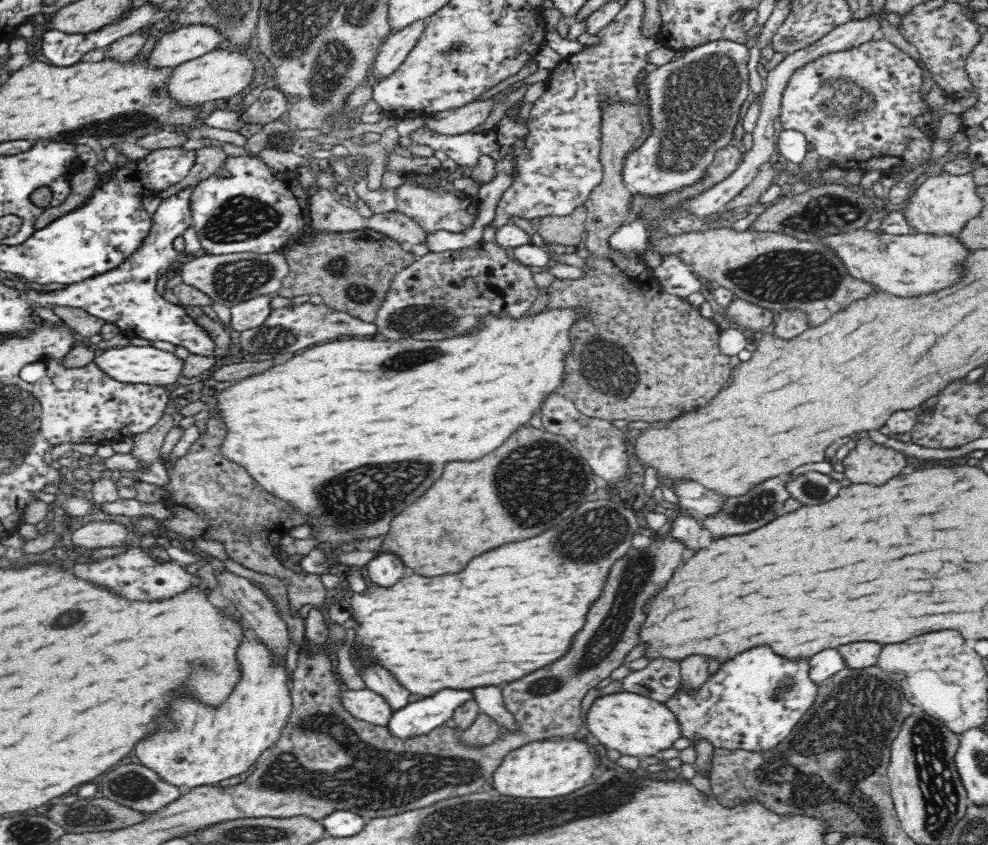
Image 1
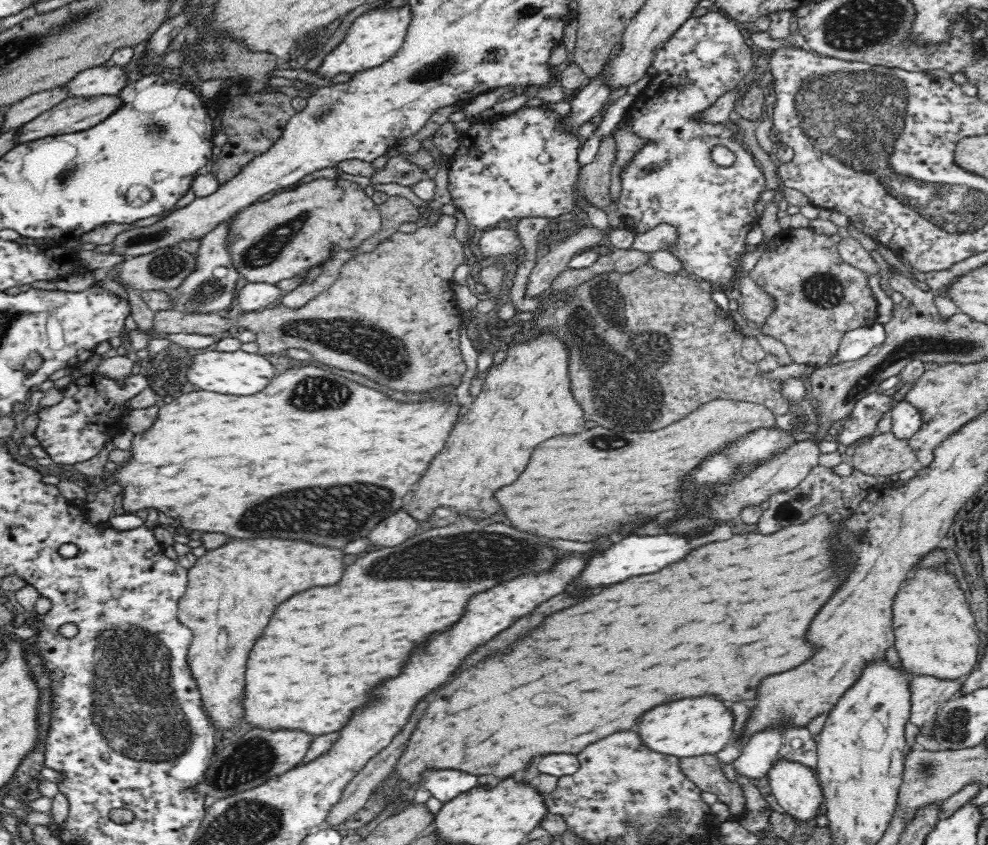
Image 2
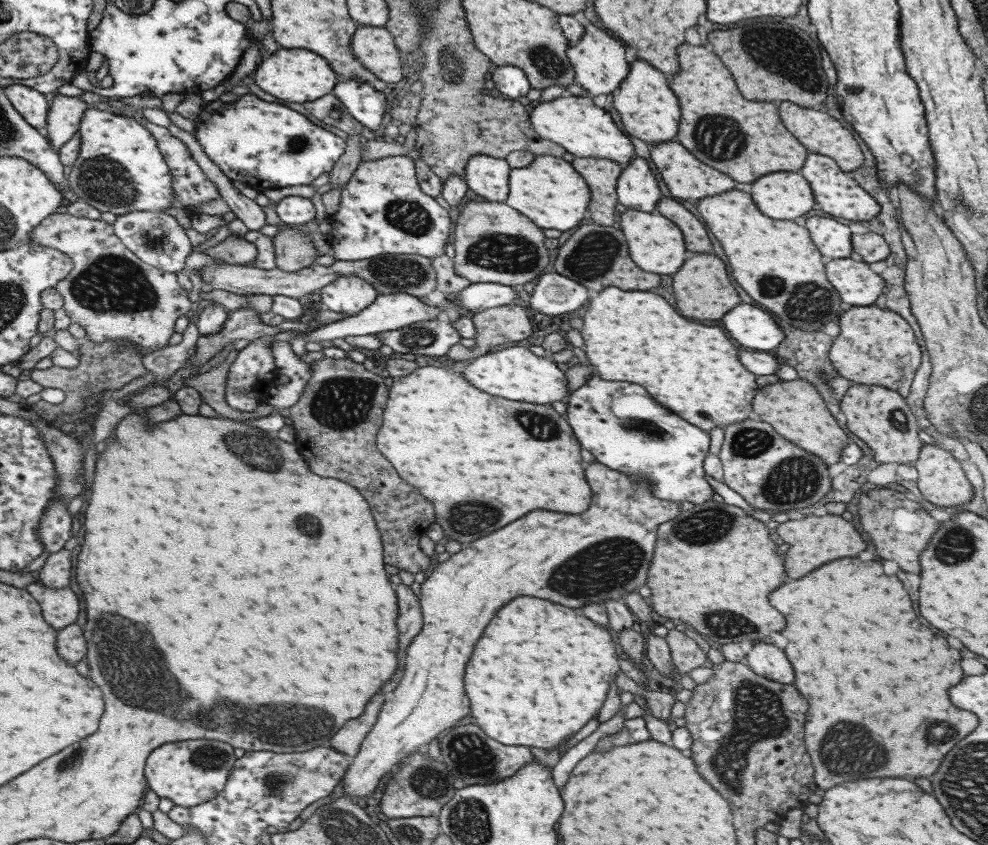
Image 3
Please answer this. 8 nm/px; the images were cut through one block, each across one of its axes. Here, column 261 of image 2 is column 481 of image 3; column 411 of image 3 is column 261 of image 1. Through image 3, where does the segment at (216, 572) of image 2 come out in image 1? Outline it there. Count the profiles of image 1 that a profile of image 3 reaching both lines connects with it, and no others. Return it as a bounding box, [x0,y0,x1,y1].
[136,628,293,790]

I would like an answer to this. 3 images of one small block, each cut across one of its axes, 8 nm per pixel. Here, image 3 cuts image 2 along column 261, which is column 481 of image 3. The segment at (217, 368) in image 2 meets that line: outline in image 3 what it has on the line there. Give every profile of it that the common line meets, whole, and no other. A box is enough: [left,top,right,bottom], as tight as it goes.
[461,344,568,404]

